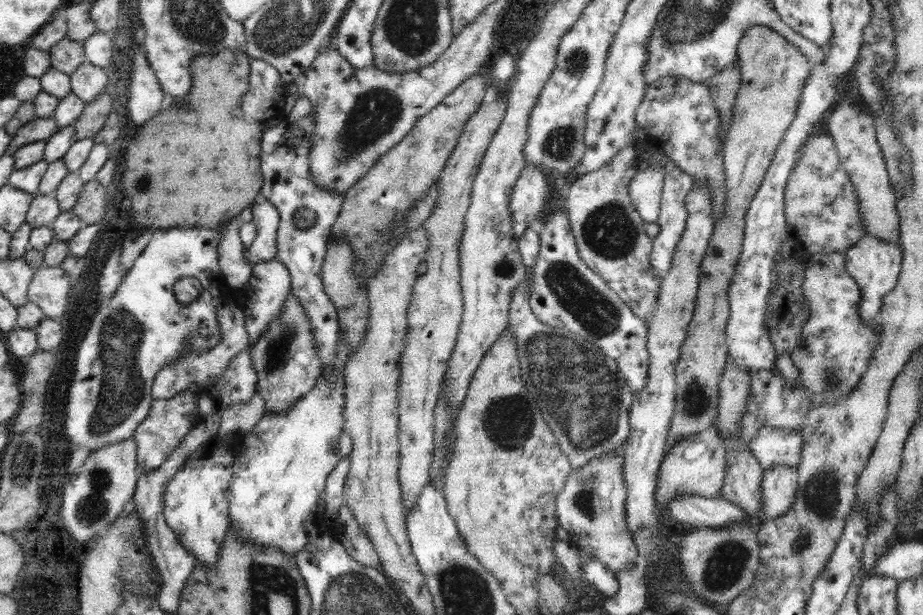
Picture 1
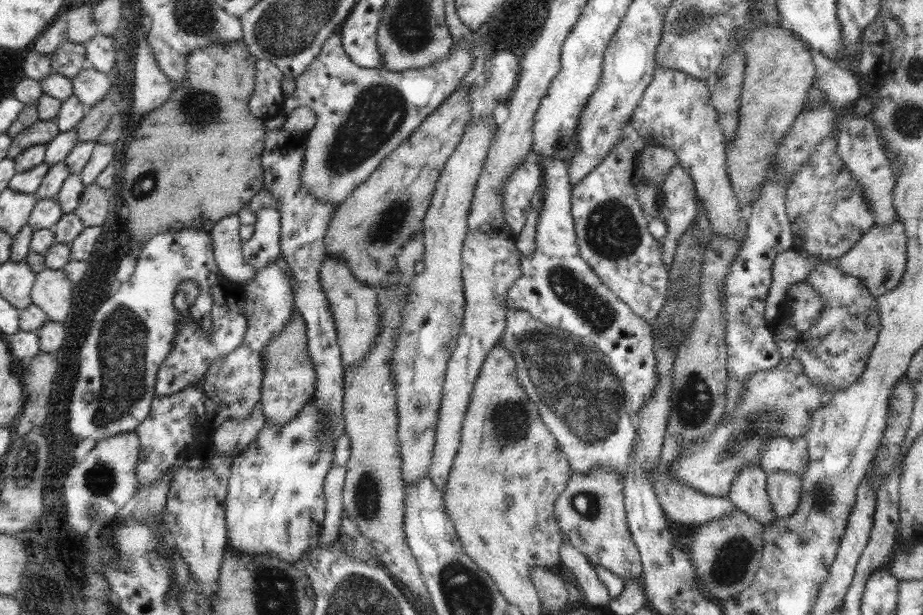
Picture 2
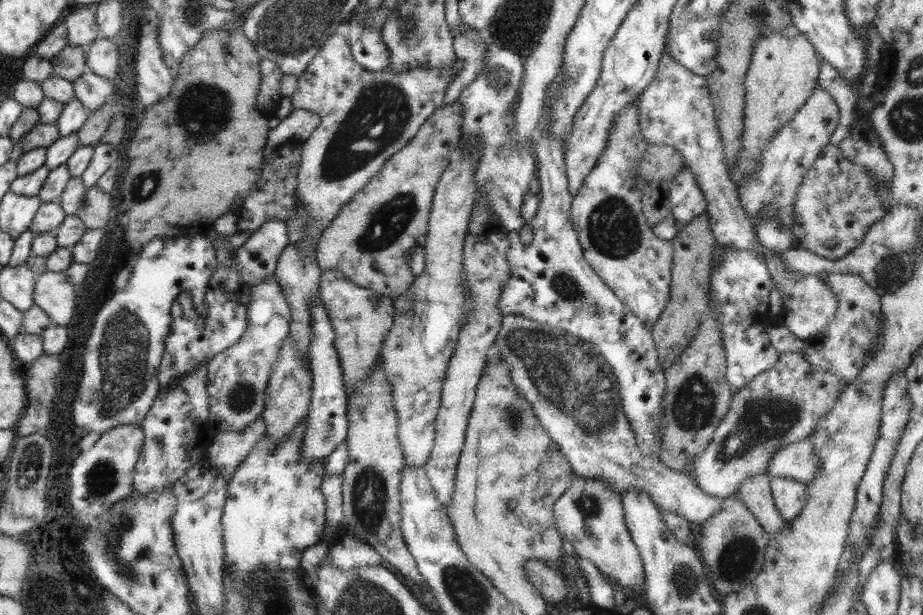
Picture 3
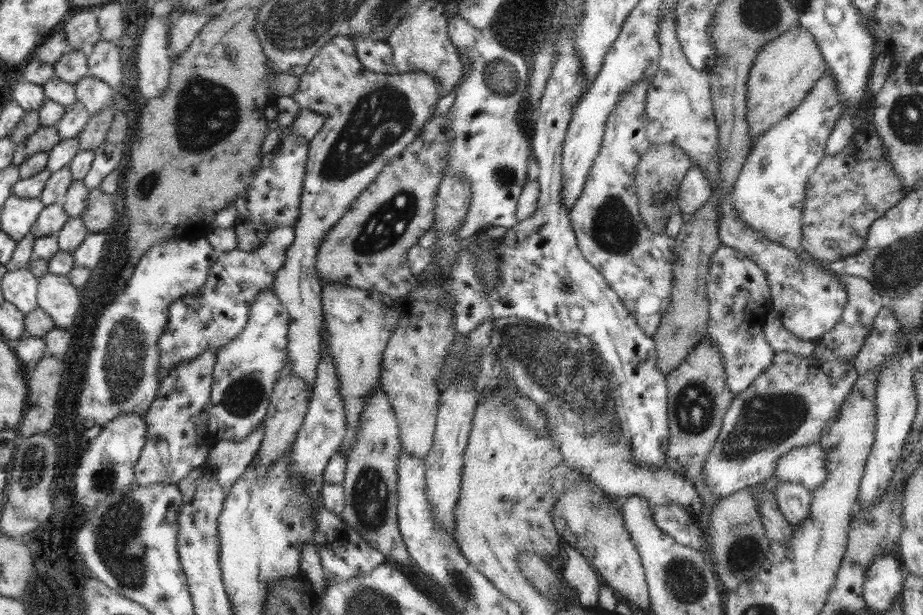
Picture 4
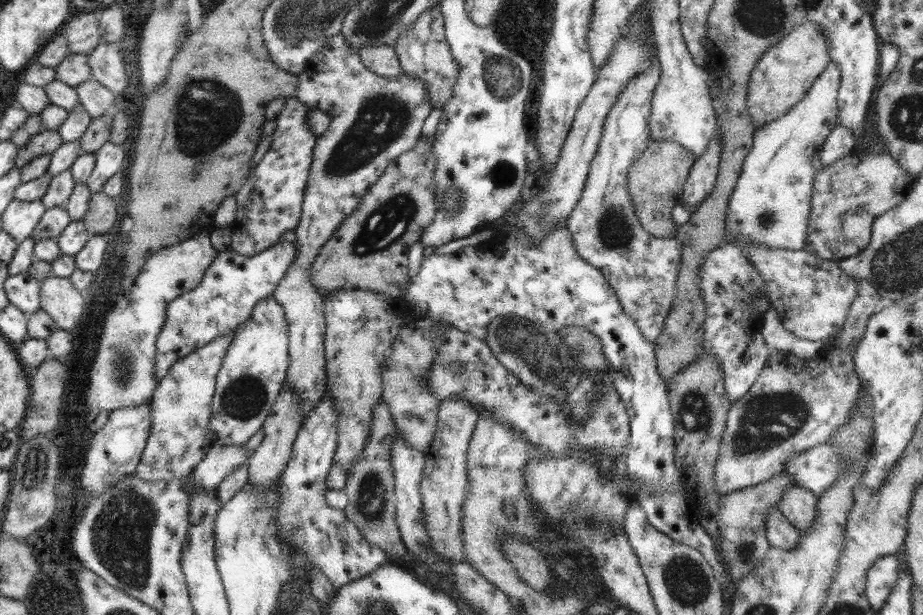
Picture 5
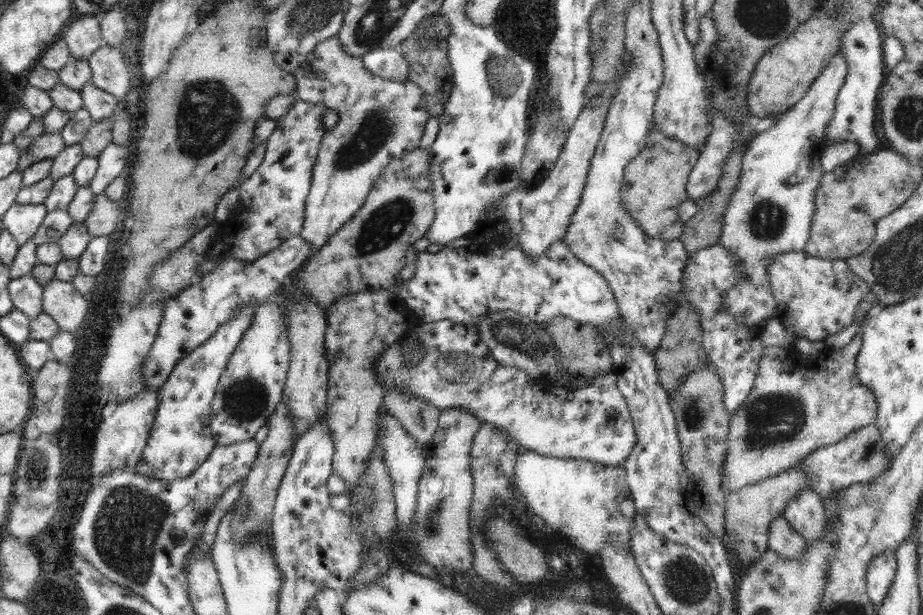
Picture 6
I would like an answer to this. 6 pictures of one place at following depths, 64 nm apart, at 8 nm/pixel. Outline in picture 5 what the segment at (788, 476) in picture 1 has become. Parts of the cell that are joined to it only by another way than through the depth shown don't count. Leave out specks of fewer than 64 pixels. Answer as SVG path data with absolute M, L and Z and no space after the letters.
M790 486L778 504L780 513L802 534L814 530L818 516L818 496L800 486Z

